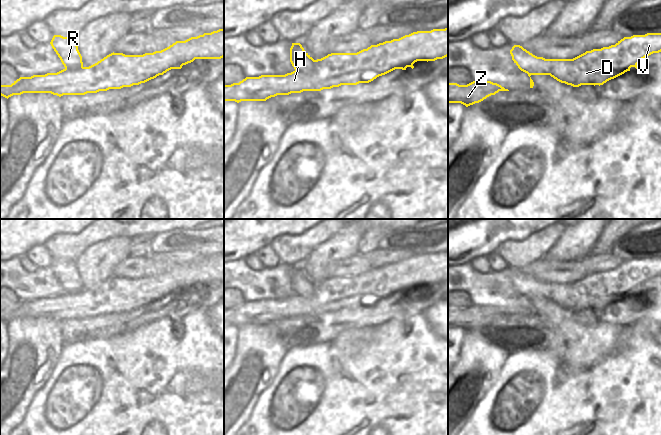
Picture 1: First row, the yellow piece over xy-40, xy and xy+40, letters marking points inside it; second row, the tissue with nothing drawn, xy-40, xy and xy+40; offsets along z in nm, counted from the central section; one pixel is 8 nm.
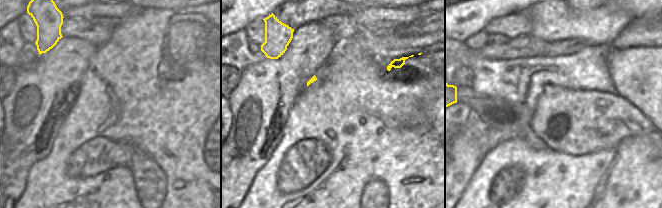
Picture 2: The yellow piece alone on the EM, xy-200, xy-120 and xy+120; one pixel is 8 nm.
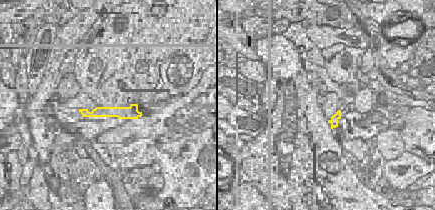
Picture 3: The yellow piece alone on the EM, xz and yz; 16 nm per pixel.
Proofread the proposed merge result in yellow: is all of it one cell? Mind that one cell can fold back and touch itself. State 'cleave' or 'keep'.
cleave

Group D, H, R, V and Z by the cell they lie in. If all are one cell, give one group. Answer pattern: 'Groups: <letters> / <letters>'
Groups: D H V Z / R.

